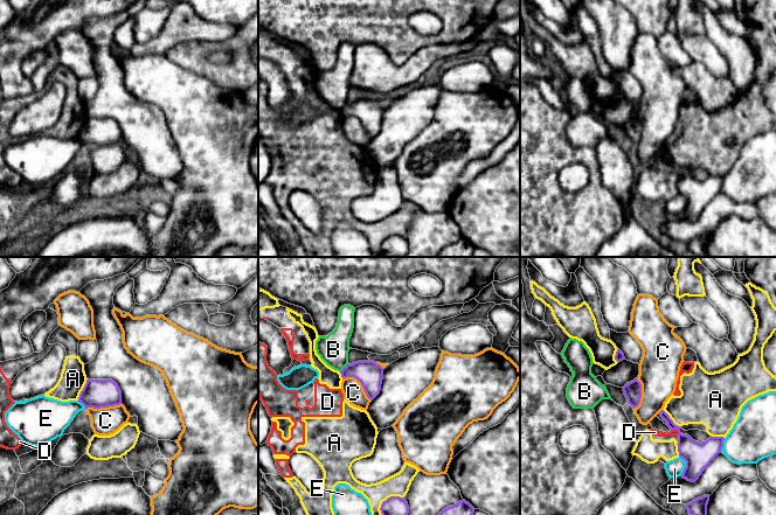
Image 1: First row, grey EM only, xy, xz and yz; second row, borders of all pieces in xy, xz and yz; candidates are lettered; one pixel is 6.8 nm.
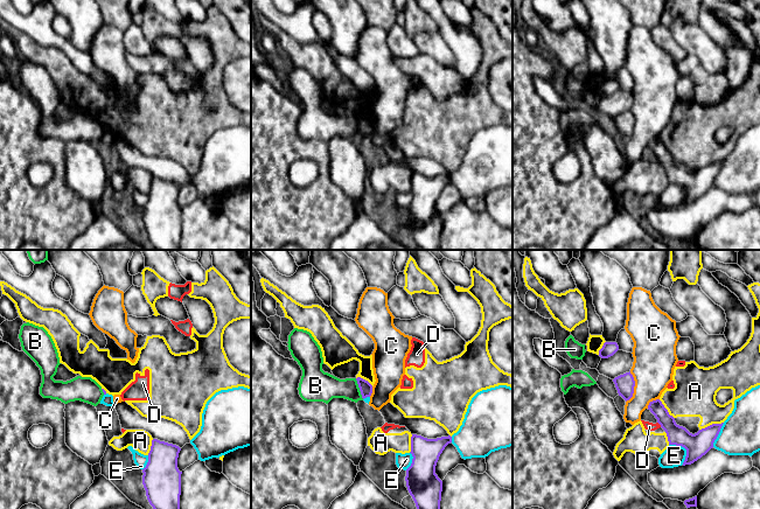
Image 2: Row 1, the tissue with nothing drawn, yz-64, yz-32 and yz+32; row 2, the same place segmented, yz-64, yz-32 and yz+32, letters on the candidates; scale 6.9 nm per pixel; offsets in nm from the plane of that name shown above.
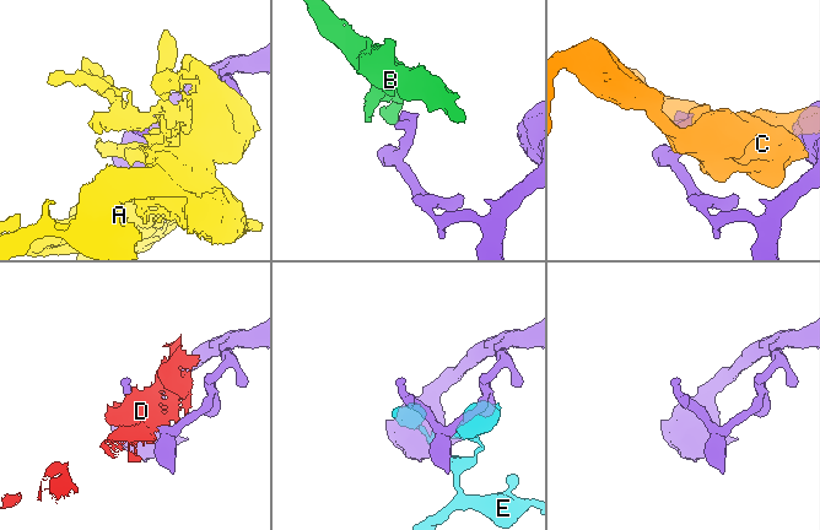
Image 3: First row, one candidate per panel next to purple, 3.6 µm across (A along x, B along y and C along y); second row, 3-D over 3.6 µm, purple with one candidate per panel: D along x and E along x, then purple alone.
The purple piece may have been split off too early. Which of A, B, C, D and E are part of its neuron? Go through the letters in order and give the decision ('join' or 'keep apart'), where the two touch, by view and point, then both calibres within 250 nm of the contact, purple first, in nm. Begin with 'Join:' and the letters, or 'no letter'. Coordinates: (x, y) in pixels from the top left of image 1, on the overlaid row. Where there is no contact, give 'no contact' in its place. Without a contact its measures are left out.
Join: no letter
A: keep apart; meets purple in xy at (83, 389); 200 nm thick on the purple side, 180 nm on the other
B: keep apart; meets purple in xz at (344, 368); 180 nm thick on the purple side, 220 nm on the other
C: keep apart; meets purple in xy at (103, 406); 200 nm thick on the purple side, 190 nm on the other
D: keep apart; meets purple in yz at (676, 427); 190 nm thick on the purple side, 50 nm on the other
E: keep apart; meets purple in yz at (686, 466); 190 nm thick on the purple side, 120 nm on the other

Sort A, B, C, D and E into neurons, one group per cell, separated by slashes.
A D / B / C / E

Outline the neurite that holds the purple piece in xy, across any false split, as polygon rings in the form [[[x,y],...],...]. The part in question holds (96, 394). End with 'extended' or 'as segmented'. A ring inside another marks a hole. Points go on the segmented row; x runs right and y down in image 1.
[[[86,380],[78,402],[85,409],[109,408],[122,404],[122,391],[112,380]]]; as segmented

